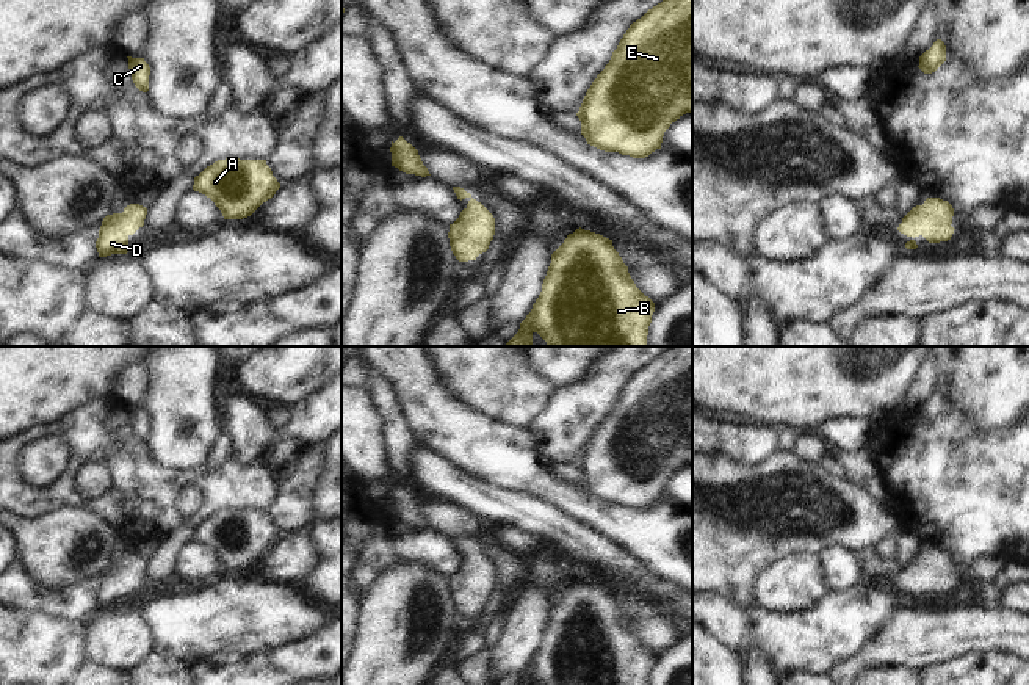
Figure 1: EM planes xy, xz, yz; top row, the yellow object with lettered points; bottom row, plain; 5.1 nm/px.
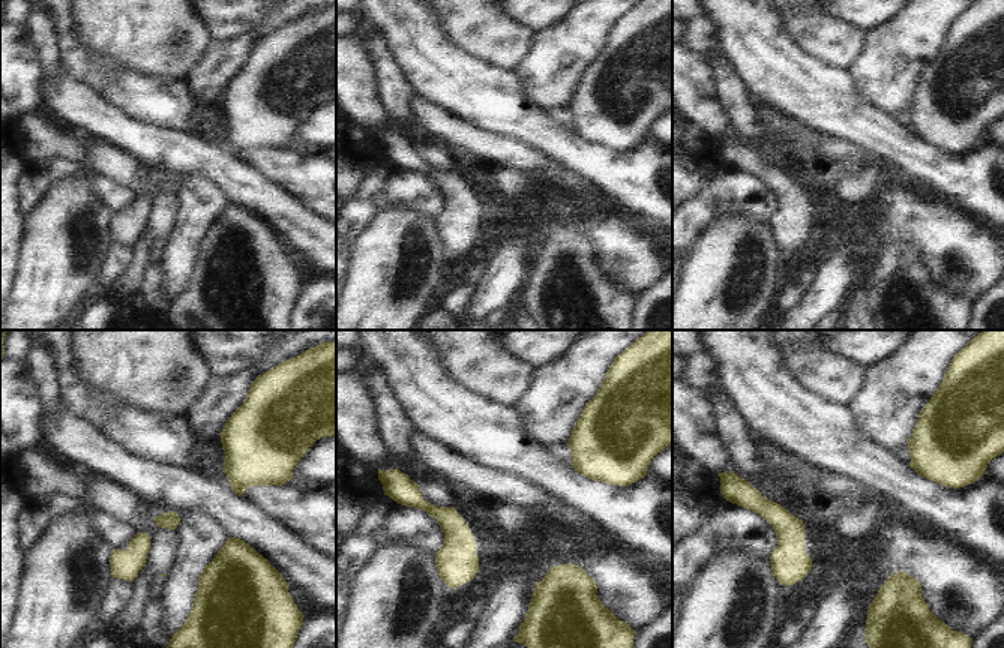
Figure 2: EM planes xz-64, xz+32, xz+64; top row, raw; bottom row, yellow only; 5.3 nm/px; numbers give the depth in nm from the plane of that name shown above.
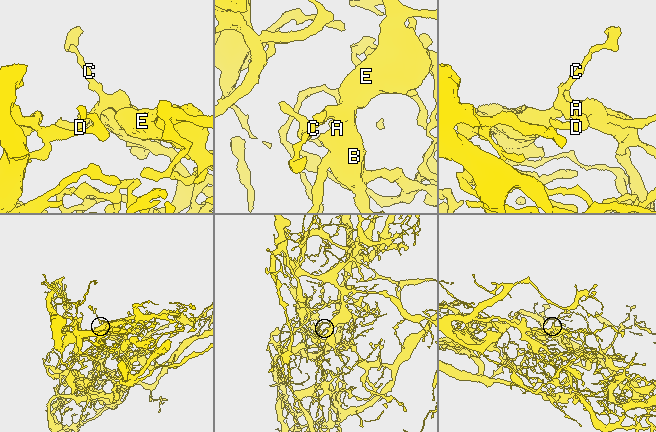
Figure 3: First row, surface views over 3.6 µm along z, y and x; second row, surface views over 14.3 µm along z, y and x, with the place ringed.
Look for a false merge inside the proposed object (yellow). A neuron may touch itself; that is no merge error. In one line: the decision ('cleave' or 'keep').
keep

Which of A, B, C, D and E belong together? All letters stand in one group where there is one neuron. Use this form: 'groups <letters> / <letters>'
groups A B C D E

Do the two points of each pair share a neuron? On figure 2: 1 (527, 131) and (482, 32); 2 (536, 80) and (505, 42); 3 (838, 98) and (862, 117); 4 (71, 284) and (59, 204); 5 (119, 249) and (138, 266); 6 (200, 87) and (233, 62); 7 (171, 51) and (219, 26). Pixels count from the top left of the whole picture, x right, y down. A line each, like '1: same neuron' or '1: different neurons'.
1: different neurons
2: different neurons
3: same neuron
4: same neuron
5: different neurons
6: same neuron
7: different neurons

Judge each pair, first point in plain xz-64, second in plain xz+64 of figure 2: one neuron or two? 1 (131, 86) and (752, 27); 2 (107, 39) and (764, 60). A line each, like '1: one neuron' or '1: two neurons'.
1: one neuron
2: two neurons

